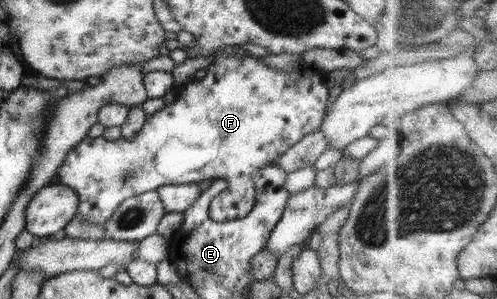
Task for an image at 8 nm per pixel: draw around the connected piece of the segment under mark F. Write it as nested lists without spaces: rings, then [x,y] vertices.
[[[238,48],[238,53],[224,53],[216,51],[213,53],[214,61],[208,67],[206,67],[206,75],[202,78],[202,82],[196,82],[194,79],[190,80],[190,84],[186,83],[186,88],[182,88],[182,94],[178,95],[178,102],[165,104],[164,108],[157,111],[152,115],[148,115],[146,122],[142,125],[142,128],[132,136],[132,140],[128,138],[120,137],[114,141],[104,139],[104,137],[92,138],[90,136],[84,138],[80,144],[74,146],[74,150],[70,150],[67,158],[62,162],[57,177],[60,179],[60,184],[68,186],[74,190],[74,193],[79,197],[79,210],[78,216],[81,220],[86,219],[90,223],[96,223],[96,225],[102,226],[108,218],[112,217],[112,214],[122,205],[124,200],[131,198],[138,194],[145,194],[149,191],[156,191],[160,186],[172,185],[172,184],[203,184],[206,181],[210,181],[212,178],[221,179],[227,183],[226,190],[220,192],[219,196],[216,196],[209,207],[209,218],[215,222],[227,222],[233,219],[245,218],[250,214],[252,207],[256,205],[256,188],[254,183],[254,176],[267,165],[272,165],[275,160],[278,159],[290,146],[298,144],[304,136],[312,134],[319,130],[324,119],[325,114],[328,112],[327,106],[329,105],[330,90],[326,87],[325,77],[326,75],[312,67],[301,66],[299,69],[292,70],[292,72],[283,72],[280,69],[270,68],[266,65],[260,57],[256,57],[246,49]]]

